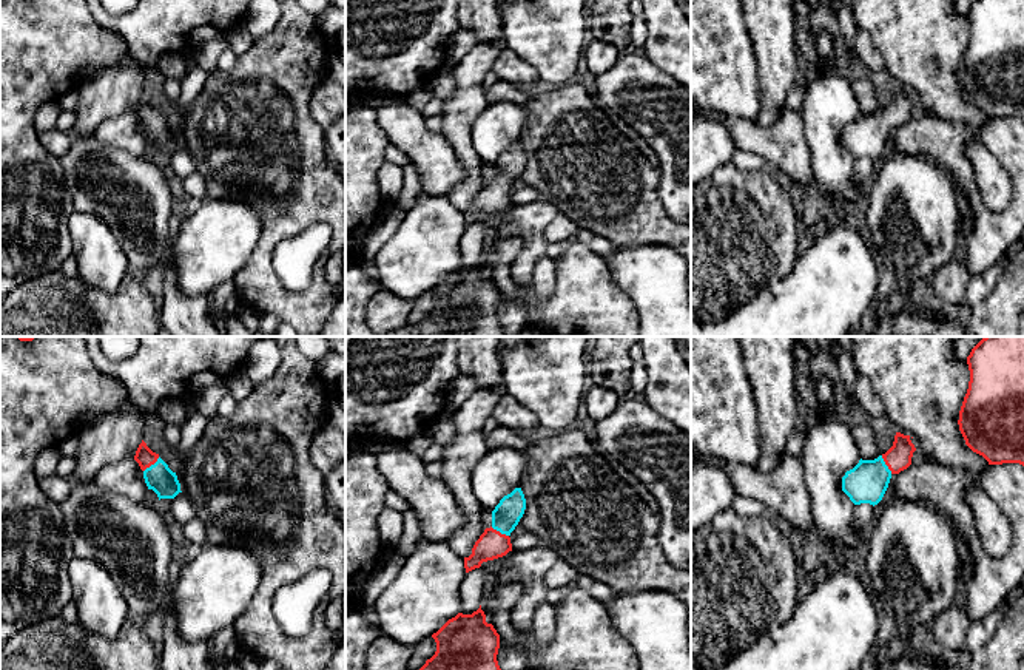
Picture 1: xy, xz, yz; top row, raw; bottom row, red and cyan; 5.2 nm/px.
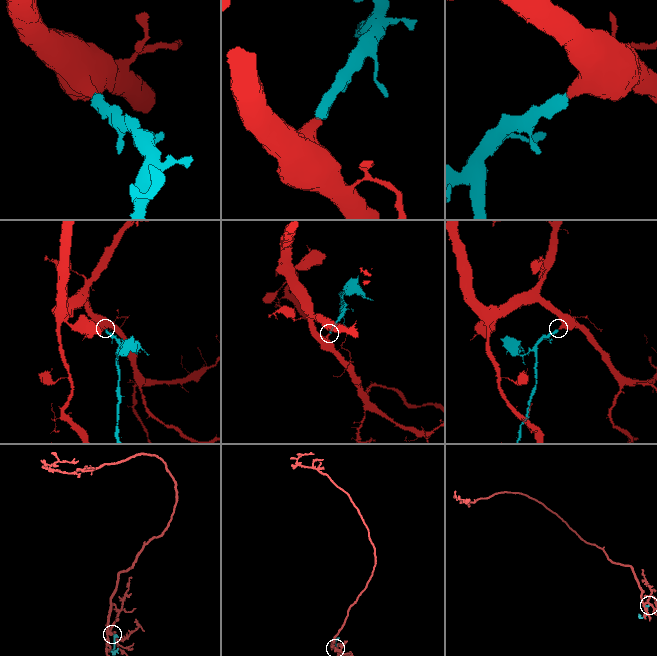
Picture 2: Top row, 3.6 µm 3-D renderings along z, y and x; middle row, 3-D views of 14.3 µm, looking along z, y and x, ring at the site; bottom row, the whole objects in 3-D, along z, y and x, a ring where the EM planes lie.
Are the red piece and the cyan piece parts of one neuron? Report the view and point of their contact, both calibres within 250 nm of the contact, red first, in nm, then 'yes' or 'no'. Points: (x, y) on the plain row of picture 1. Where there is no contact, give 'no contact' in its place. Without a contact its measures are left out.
meets red in yz at (885, 118); 140 nm thick on the red side, 220 nm on the other; yes

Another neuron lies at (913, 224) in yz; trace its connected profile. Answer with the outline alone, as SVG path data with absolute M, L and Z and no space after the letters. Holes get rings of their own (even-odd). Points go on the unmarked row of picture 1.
M896 151L868 184L868 208L864 232L881 267L890 270L904 287L933 275L955 258L967 224L959 207L959 187L936 162Z

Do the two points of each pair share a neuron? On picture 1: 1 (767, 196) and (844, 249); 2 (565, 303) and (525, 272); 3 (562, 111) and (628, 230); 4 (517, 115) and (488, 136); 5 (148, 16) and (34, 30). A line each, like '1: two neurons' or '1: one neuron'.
1: two neurons
2: two neurons
3: one neuron
4: one neuron
5: two neurons

